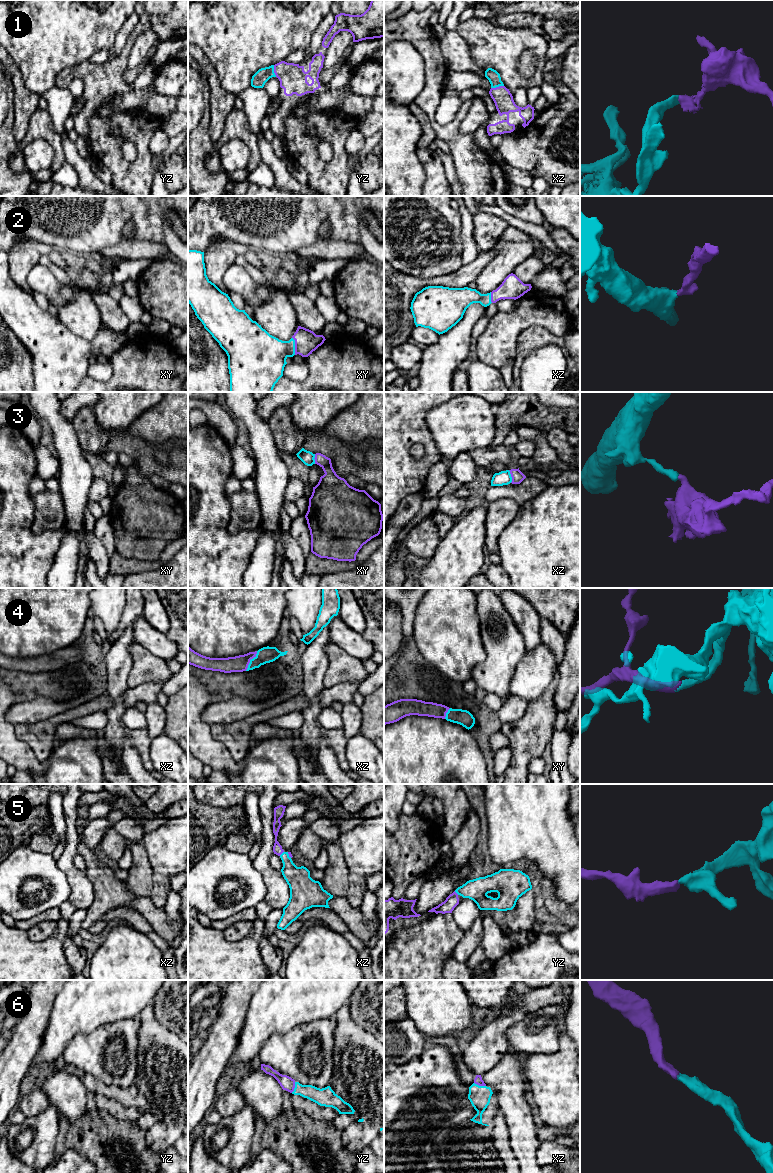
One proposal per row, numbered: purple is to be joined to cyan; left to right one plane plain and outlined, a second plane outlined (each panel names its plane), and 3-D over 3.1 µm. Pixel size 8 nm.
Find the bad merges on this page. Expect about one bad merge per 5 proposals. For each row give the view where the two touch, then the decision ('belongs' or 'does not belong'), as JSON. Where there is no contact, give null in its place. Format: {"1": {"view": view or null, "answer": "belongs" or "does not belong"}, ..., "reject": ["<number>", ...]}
{"1": {"view": "xz", "answer": "belongs"}, "2": {"view": "xy", "answer": "belongs"}, "3": {"view": "xz", "answer": "does not belong"}, "4": {"view": "xz", "answer": "belongs"}, "5": {"view": "xz", "answer": "belongs"}, "6": {"view": "xz", "answer": "belongs"}, "reject": ["3"]}

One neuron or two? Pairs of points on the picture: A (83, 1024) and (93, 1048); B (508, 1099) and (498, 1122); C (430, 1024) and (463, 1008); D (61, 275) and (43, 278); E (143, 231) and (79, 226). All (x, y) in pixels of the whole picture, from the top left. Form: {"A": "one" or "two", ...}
{"A": "two", "B": "two", "C": "one", "D": "two", "E": "one"}

